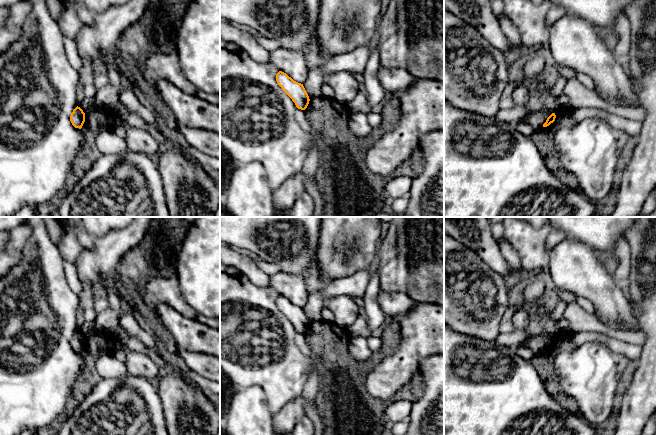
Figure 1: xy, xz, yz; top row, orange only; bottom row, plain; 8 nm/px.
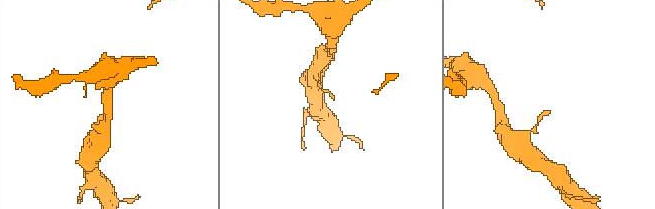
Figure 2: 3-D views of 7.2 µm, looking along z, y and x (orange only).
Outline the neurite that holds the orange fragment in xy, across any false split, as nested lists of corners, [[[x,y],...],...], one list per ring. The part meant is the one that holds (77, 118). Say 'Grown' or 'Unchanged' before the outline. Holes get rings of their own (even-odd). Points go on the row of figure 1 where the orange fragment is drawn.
Unchanged. [[[76,107],[70,116],[70,121],[75,128],[81,129],[85,122],[85,113],[80,107]]]

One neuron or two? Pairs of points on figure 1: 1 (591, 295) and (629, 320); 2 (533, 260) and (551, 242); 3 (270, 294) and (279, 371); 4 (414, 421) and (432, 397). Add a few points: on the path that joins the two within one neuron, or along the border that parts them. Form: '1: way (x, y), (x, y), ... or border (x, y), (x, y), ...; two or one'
1: way (600, 296), (620, 316); one
2: border (552, 229), (546, 240), (547, 250); two
3: way (276, 313), (289, 332), (289, 352); one
4: way (417, 415), (426, 403); one

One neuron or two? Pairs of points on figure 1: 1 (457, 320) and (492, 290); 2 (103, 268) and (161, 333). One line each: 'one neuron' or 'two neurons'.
1: one neuron
2: two neurons

